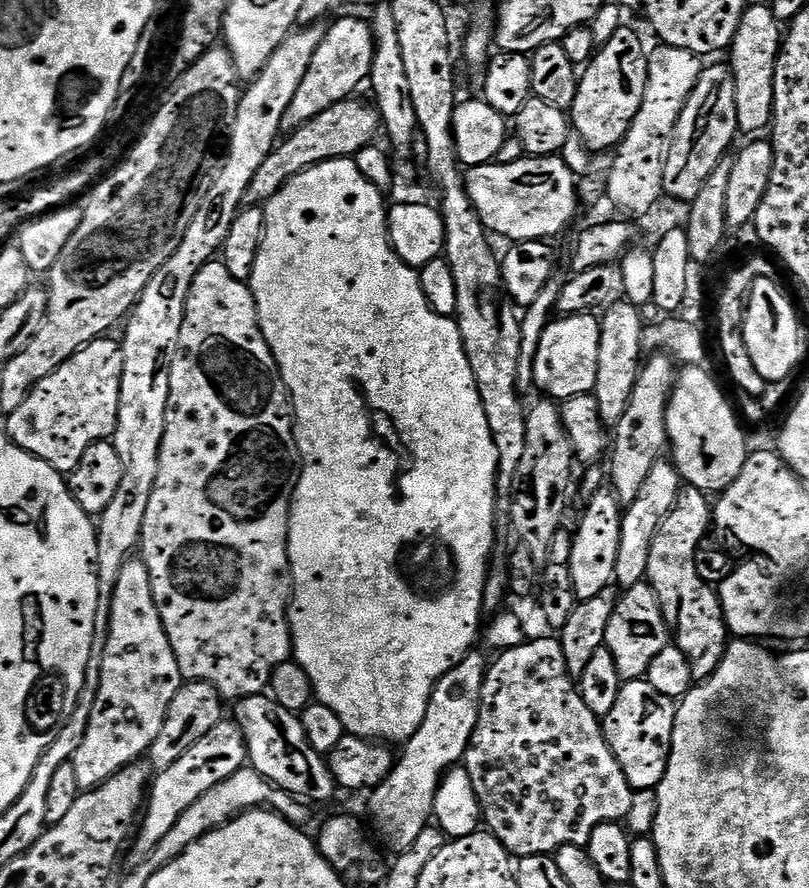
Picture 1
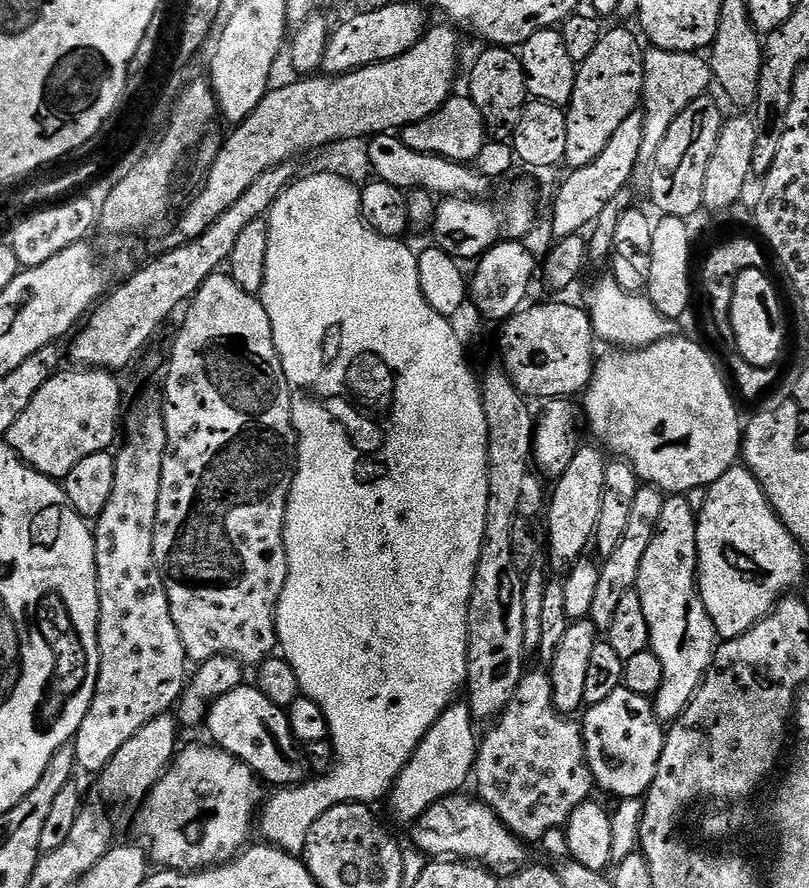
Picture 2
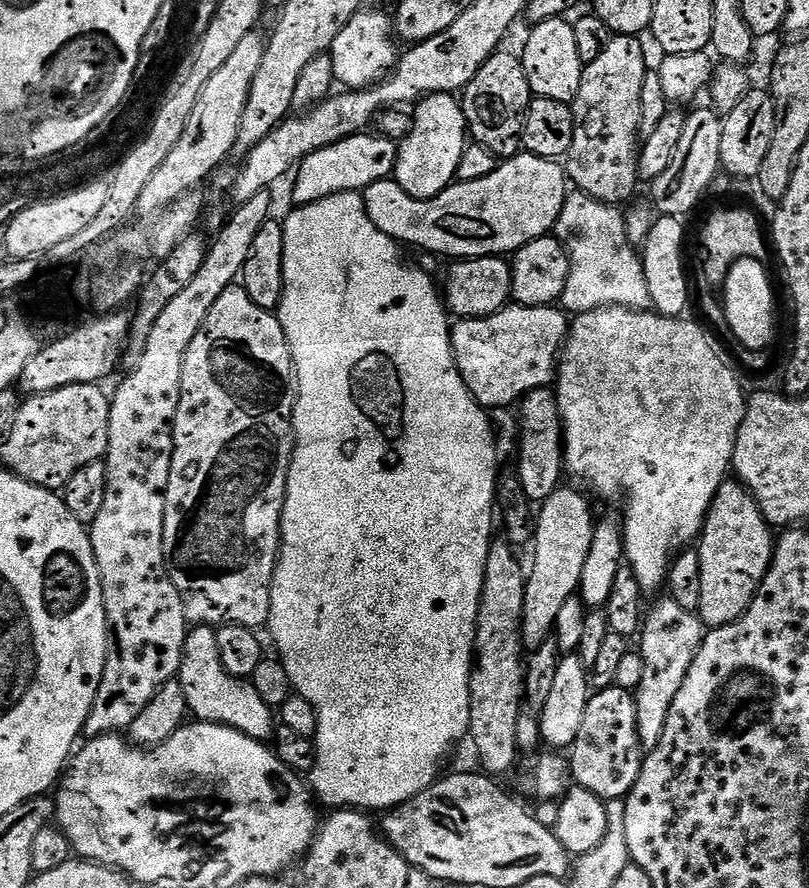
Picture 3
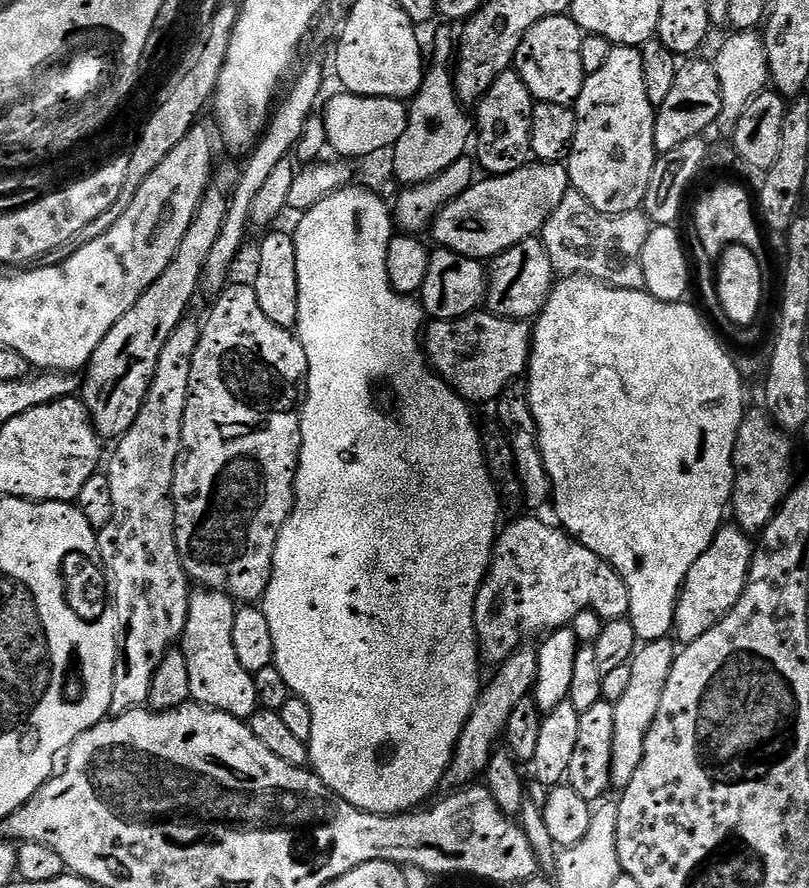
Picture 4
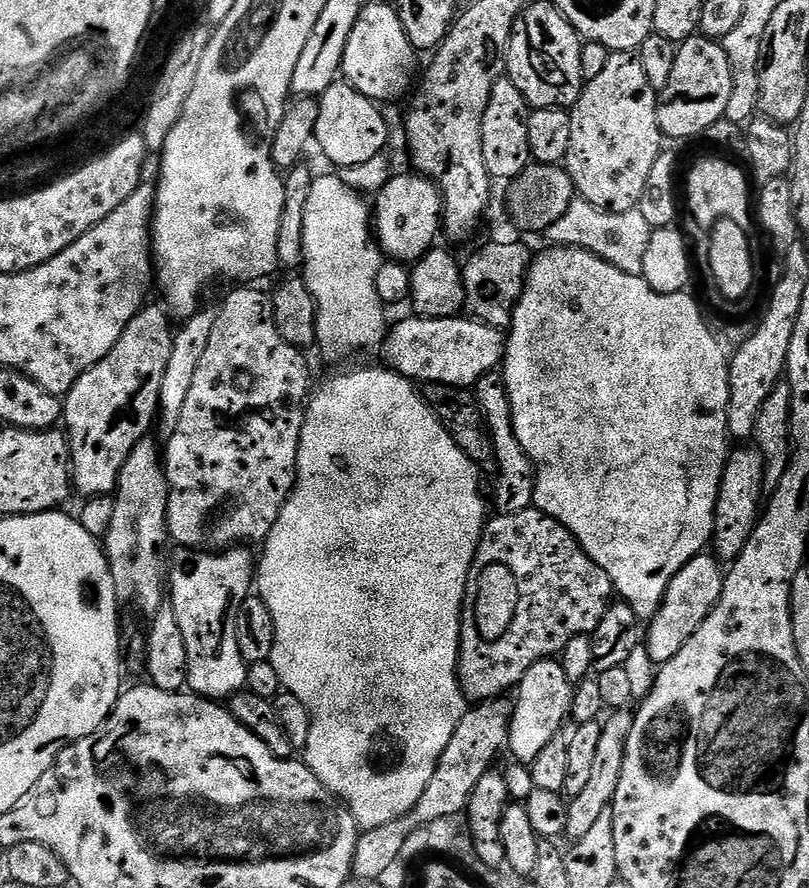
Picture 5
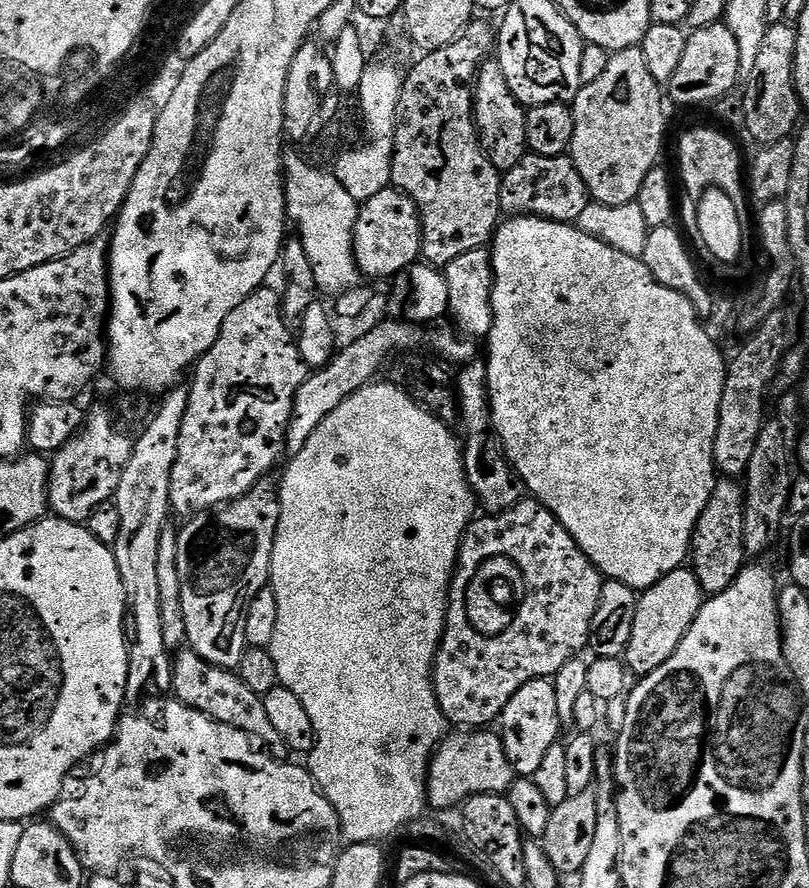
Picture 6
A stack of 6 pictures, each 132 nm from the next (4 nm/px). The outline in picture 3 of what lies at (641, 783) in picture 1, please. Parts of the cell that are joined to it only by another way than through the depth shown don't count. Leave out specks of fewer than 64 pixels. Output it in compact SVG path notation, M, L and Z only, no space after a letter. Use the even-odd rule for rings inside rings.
M615 686L593 691L588 698L578 738L574 738L570 755L567 757L575 787L590 790L590 794L605 802L623 800L634 782L638 782L644 757L645 753L638 738L635 695L629 689Z

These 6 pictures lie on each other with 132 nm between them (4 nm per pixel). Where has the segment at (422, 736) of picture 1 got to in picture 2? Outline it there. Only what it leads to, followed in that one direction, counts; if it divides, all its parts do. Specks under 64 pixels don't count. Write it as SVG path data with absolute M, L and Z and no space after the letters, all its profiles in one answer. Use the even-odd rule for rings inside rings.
M454 702L439 716L389 792L388 803L400 821L415 823L430 806L459 793L467 780L469 783L479 752L478 732L476 736L474 726L472 712L464 702Z

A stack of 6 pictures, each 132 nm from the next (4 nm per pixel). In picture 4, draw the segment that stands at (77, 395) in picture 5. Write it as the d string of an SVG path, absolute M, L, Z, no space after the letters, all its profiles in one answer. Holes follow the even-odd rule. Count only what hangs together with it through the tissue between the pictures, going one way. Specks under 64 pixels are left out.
M228 164L225 168L215 169L214 179L204 192L196 216L190 222L170 266L166 266L164 273L144 291L142 298L138 298L138 302L134 302L134 306L114 322L110 334L106 334L98 350L94 350L92 361L82 376L82 399L88 423L105 441L112 442L123 436L134 422L154 376L162 346L185 319L187 312L184 311L191 306L196 292L198 294L204 262L222 230L237 175L237 165Z

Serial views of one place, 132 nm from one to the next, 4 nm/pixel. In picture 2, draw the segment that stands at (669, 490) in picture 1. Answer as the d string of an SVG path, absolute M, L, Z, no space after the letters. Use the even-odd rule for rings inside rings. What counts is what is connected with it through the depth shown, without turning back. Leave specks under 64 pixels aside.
M641 486L634 498L634 507L630 510L630 522L626 526L626 535L618 544L618 550L608 556L600 564L598 590L594 594L594 603L590 605L588 619L596 627L597 633L607 634L614 622L614 614L627 592L633 591L638 578L638 570L642 566L642 557L650 547L650 538L654 538L654 530L658 530L658 518L662 518L662 506L666 499L665 493L658 488Z

